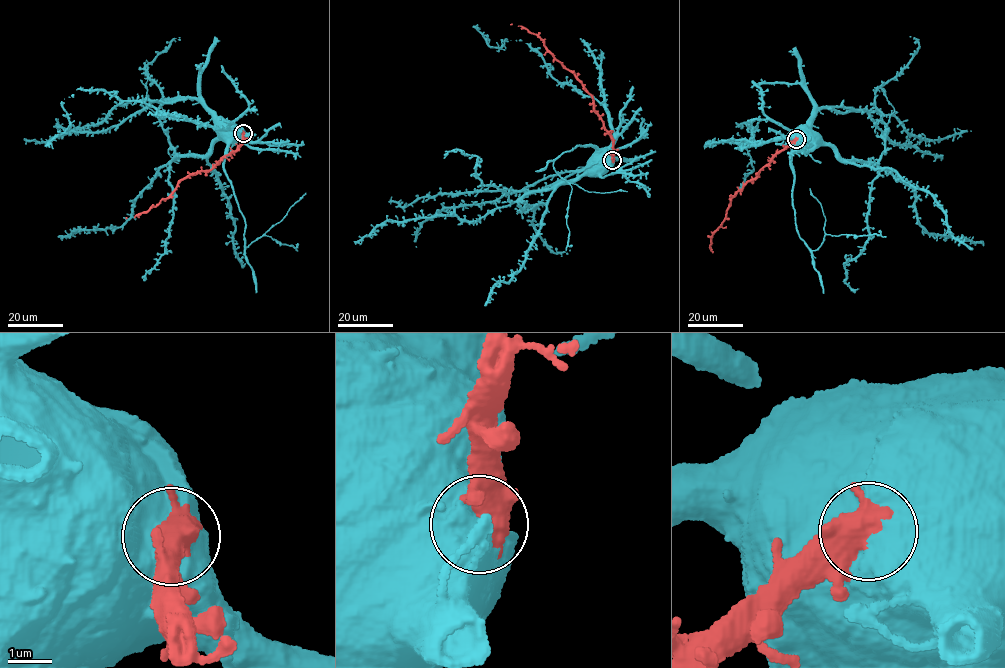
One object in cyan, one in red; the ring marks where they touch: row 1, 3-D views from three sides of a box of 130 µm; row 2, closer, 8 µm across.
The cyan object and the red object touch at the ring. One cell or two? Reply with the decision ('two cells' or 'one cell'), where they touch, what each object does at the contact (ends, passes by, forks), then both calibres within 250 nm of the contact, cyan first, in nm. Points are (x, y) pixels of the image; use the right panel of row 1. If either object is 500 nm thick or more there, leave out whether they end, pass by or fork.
two cells; place (796, 139); calibres 900 and 800 nm

